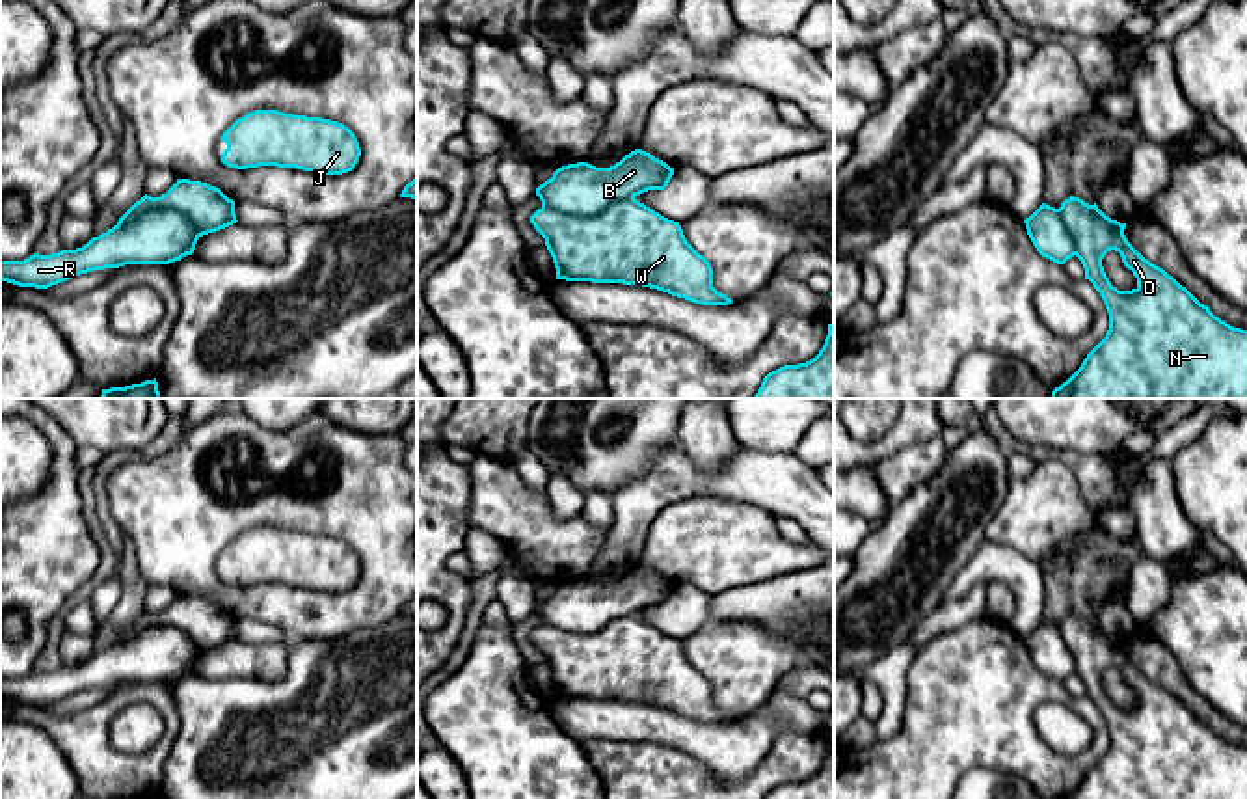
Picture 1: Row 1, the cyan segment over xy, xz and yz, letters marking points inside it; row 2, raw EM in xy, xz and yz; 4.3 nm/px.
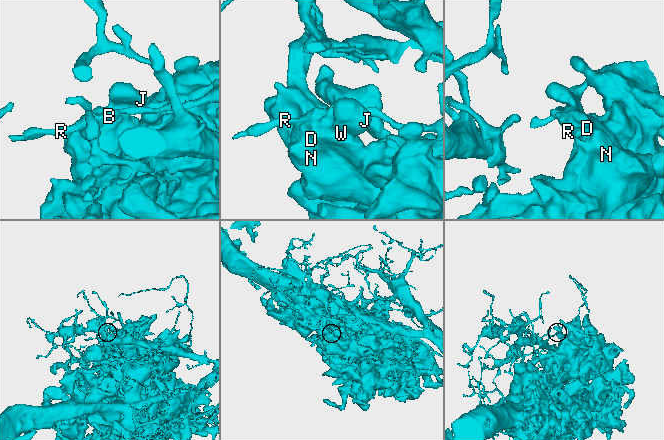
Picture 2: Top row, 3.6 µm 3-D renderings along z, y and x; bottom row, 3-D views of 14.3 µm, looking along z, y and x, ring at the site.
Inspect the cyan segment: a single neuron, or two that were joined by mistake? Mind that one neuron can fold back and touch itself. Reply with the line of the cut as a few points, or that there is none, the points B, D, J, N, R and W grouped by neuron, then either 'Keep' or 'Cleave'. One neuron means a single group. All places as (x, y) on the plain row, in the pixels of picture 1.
Split along xz (633, 613), (615, 617), (592, 632), (566, 632), (542, 624). Groups: B R / D J N W. Cleave

